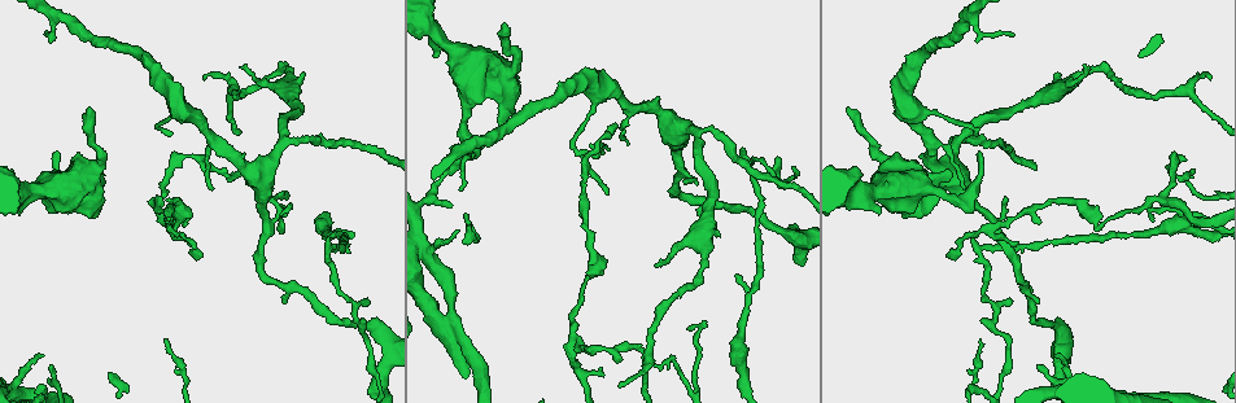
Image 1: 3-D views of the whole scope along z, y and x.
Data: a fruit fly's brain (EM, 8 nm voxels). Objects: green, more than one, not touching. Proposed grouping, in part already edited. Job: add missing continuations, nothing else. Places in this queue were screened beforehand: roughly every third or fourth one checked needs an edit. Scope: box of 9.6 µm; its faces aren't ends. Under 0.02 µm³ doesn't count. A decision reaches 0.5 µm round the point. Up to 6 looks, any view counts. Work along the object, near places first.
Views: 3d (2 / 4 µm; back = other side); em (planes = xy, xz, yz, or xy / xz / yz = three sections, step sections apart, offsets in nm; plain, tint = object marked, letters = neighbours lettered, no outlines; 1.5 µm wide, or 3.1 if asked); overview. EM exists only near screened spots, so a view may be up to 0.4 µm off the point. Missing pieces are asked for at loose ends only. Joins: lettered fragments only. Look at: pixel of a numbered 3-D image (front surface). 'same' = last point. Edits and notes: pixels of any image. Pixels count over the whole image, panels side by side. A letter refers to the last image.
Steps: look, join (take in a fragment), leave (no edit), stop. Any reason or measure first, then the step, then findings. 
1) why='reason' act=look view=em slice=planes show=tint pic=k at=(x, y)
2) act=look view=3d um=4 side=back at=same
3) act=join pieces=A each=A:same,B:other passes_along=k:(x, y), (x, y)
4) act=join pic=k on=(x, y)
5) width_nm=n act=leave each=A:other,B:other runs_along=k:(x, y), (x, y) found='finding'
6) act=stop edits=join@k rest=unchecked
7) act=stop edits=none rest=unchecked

why='branch stops here' act=look view=em slice=xy step=8 show=tint pic=1 at=(1208, 75)

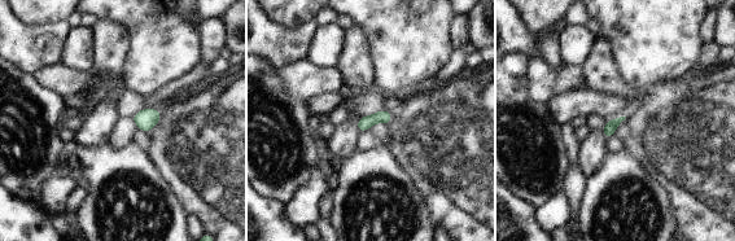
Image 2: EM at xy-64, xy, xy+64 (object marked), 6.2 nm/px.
why='cut it another way' act=look view=em slice=planes show=letters at=same

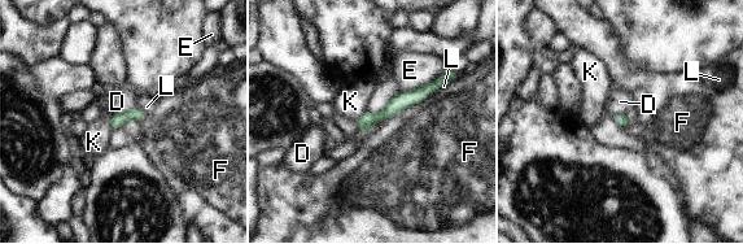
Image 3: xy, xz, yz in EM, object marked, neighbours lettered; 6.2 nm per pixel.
width_nm=80 act=leave each=D:other,E:other,F:other,K:other,L:other border=3:(135, 107), (112, 114) found='none of them fits'

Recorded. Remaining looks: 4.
why='thin end' act=look view=em slice=yz step=4 show=plain pic=1 at=(287, 301)

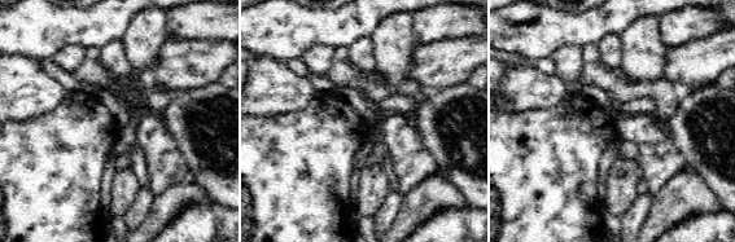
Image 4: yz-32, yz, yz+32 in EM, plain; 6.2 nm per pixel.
act=look view=em slice=yz step=4 show=tint at=same

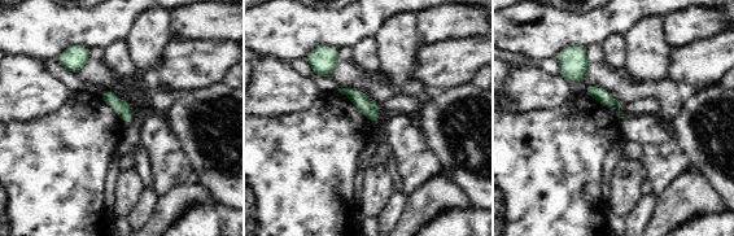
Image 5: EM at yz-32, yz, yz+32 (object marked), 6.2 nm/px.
why='what lies round it' act=look view=em slice=yz step=4 show=letters at=same

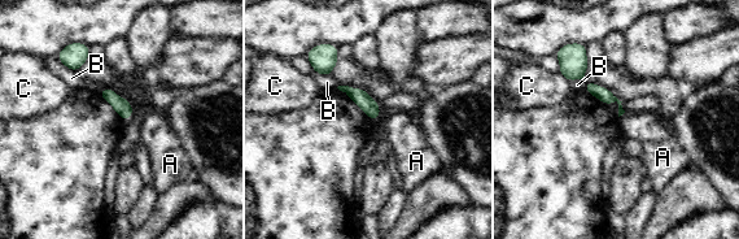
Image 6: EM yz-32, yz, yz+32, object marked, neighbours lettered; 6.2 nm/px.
width_nm=90 act=leave each=A:other,B:other,C:other border=6:(381, 114), (372, 121) found='none of them fits'

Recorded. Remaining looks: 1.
act=stop edits=none rest=unchecked

